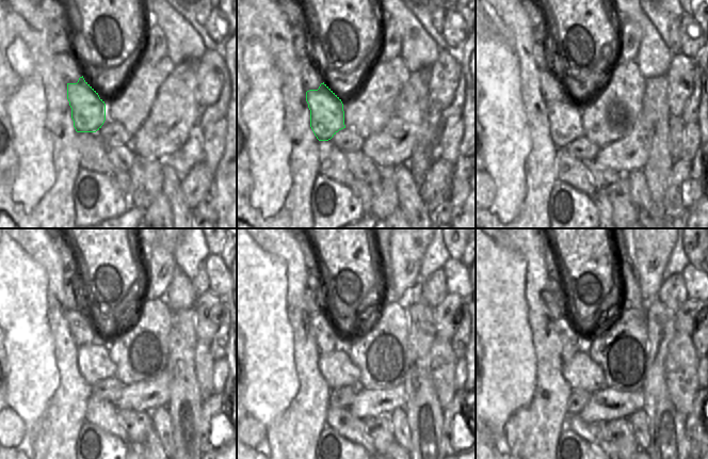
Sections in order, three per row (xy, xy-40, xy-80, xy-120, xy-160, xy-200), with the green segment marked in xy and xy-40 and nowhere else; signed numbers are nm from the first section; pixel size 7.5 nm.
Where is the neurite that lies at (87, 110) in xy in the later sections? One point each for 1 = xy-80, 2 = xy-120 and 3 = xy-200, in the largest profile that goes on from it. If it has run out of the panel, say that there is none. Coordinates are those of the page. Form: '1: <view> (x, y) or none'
1: xy-80 (565, 125)
2: xy-120 (94, 363)
3: xy-200 (580, 372)

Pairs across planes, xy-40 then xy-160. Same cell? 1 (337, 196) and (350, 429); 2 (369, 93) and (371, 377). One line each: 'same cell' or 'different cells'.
1: different cells
2: same cell

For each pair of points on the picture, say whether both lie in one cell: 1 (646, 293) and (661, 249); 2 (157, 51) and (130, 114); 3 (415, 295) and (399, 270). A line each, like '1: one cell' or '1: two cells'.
1: one cell
2: two cells
3: two cells

